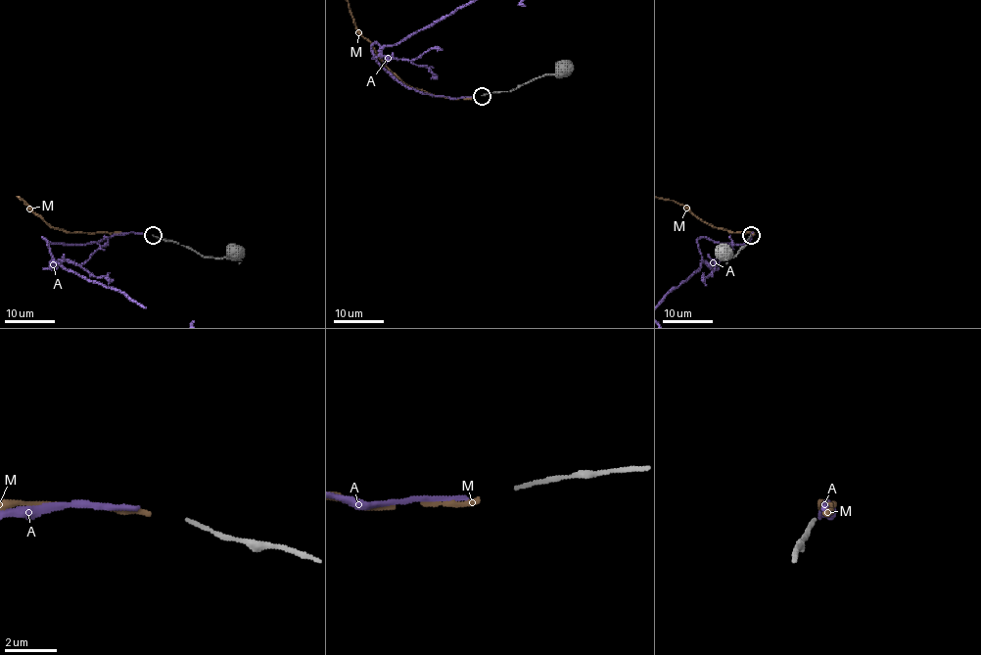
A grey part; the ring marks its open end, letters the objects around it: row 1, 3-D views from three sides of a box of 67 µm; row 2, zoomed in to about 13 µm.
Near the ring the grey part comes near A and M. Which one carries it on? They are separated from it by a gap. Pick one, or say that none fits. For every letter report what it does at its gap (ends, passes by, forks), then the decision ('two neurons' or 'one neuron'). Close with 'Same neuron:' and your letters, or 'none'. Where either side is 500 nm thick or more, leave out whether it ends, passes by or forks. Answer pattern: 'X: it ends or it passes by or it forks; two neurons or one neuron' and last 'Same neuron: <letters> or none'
A: it ends; two neurons
M: it ends; one neuron
Same neuron: M

